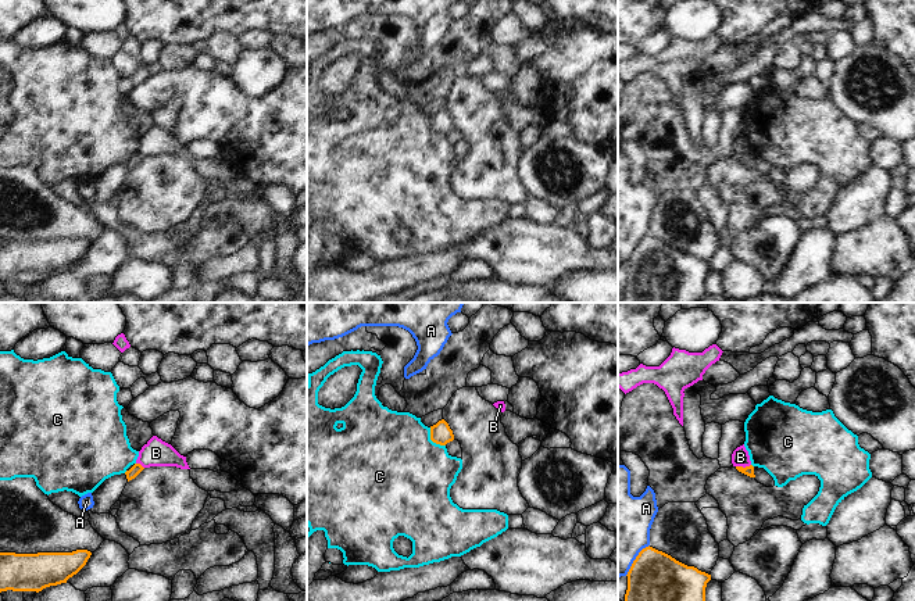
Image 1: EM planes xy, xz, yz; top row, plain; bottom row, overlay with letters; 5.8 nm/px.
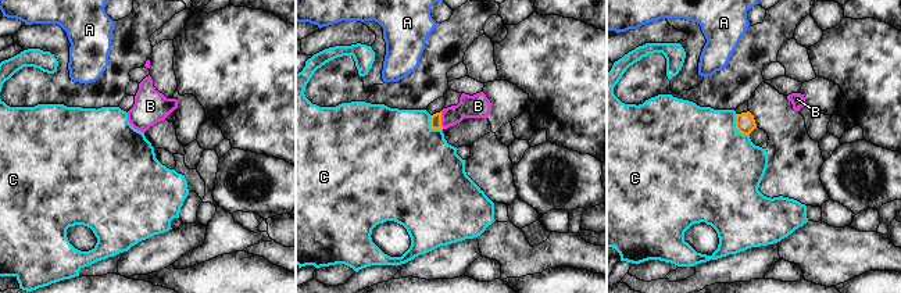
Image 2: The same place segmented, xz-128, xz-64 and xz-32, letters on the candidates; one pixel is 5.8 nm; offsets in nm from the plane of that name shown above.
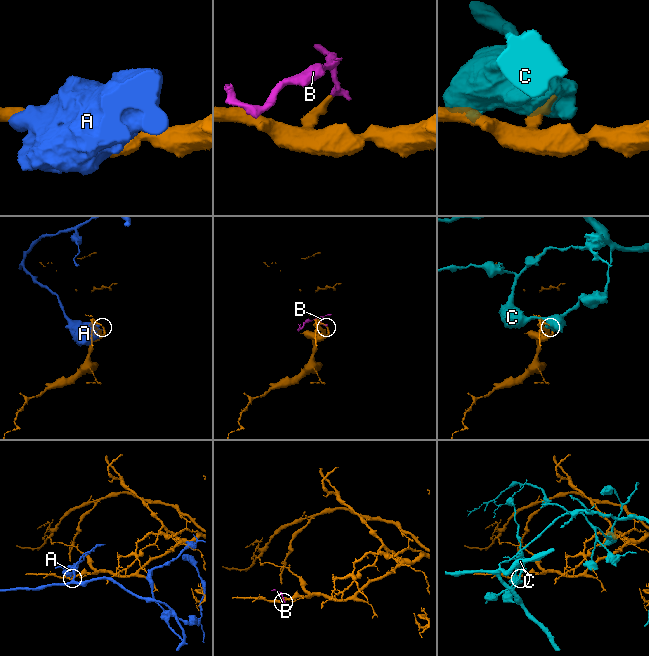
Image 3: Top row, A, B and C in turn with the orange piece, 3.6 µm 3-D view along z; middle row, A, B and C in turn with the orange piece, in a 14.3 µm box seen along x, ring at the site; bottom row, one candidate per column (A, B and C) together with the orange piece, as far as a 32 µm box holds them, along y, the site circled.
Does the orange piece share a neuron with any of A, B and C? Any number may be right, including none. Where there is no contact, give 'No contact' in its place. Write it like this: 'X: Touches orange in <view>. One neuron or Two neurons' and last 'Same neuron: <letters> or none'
A: Touches orange in yz. Two neurons
B: Touches orange in yz. Two neurons
C: Touches orange in xz. Two neurons
Same neuron: none

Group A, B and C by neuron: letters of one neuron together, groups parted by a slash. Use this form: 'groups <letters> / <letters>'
groups A / B / C

